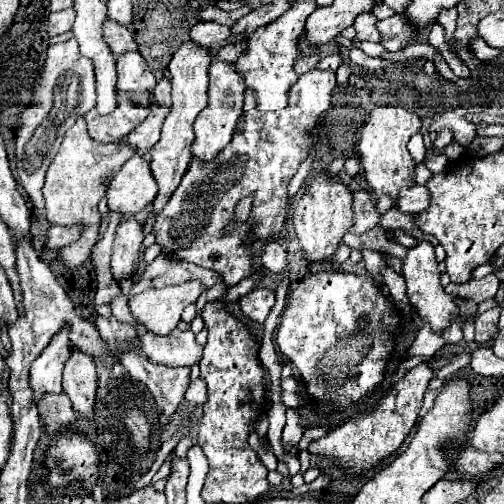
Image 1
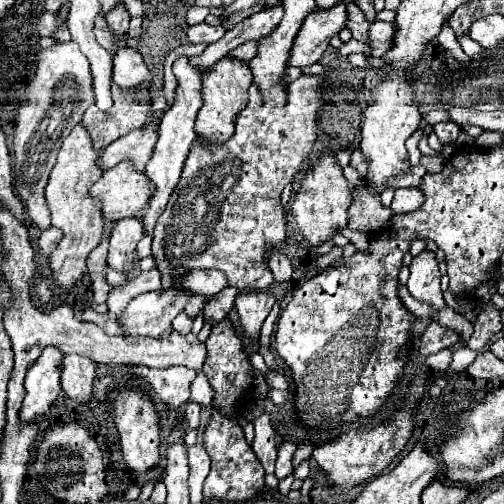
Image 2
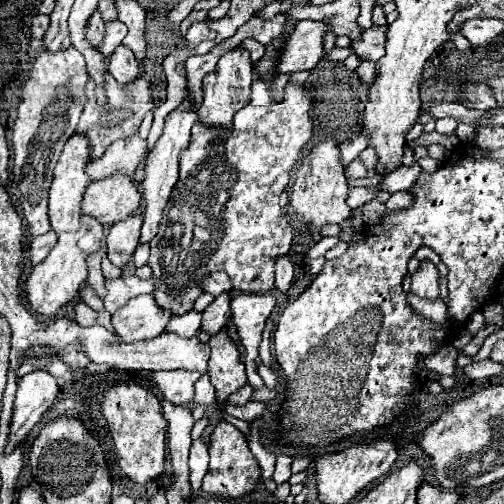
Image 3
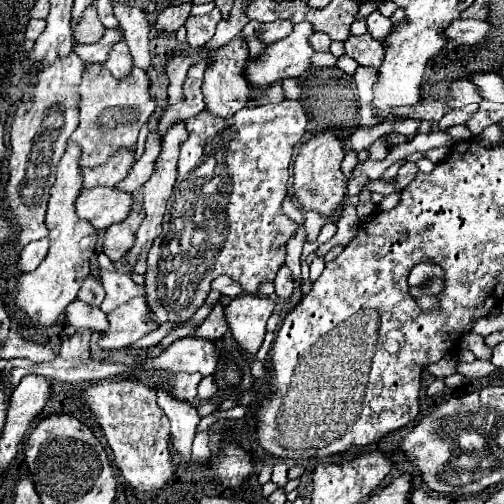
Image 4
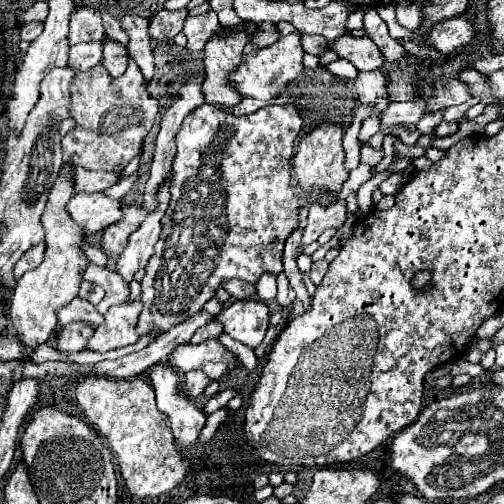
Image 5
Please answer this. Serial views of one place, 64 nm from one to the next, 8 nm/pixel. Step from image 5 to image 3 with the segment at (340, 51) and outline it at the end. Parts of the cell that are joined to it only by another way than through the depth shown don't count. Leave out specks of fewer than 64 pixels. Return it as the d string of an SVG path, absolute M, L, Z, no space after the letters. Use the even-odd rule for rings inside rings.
M372 26L372 28L362 32L360 40L350 42L350 50L360 60L378 62L384 56L384 44L386 44L386 28L384 26Z

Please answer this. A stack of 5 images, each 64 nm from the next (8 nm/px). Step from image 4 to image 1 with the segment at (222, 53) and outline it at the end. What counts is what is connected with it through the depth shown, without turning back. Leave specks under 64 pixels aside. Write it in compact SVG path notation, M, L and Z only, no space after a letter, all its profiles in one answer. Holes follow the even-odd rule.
M214 60L208 68L208 106L196 116L194 132L196 140L192 144L192 156L200 158L204 162L210 162L218 156L218 152L232 140L234 128L238 118L242 116L242 104L244 104L244 90L246 84L240 80L240 74L236 72L236 66L230 62Z

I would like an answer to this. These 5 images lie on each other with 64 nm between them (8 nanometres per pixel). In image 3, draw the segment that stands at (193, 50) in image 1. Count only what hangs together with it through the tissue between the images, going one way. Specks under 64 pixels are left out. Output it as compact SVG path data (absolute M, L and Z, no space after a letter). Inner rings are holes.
M186 98L174 112L168 114L166 124L164 124L164 134L160 136L160 140L156 142L150 160L146 164L146 180L142 182L142 196L144 196L144 204L146 204L146 212L144 212L144 224L140 230L140 244L148 244L156 234L158 234L158 224L162 220L162 210L170 198L170 192L178 180L178 156L180 152L188 146L190 142L190 128L194 126L194 122L198 120L196 112L192 110L192 100Z

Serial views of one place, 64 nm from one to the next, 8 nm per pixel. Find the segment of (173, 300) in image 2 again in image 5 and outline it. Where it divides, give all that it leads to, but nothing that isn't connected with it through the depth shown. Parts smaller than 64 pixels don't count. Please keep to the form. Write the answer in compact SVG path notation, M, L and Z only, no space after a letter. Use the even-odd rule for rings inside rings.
M140 298L132 304L120 304L116 308L110 308L104 314L104 324L96 326L96 332L88 340L86 350L108 352L136 342L138 340L136 322L138 322L140 310L142 310Z

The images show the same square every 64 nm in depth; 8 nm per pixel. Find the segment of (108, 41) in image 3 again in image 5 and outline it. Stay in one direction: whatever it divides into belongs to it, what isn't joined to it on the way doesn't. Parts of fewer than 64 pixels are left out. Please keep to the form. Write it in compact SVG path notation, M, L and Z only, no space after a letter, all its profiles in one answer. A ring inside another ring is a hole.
M86 42L70 46L68 68L74 72L88 72L102 62L102 42Z

